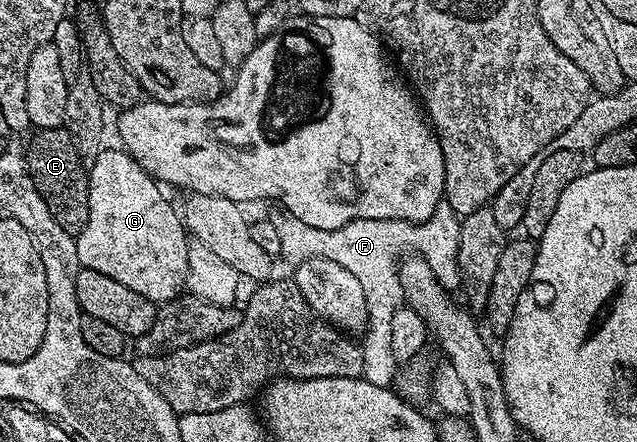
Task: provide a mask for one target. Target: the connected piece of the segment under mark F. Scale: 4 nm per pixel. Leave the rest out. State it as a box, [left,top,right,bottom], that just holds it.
[271,212,462,387]

